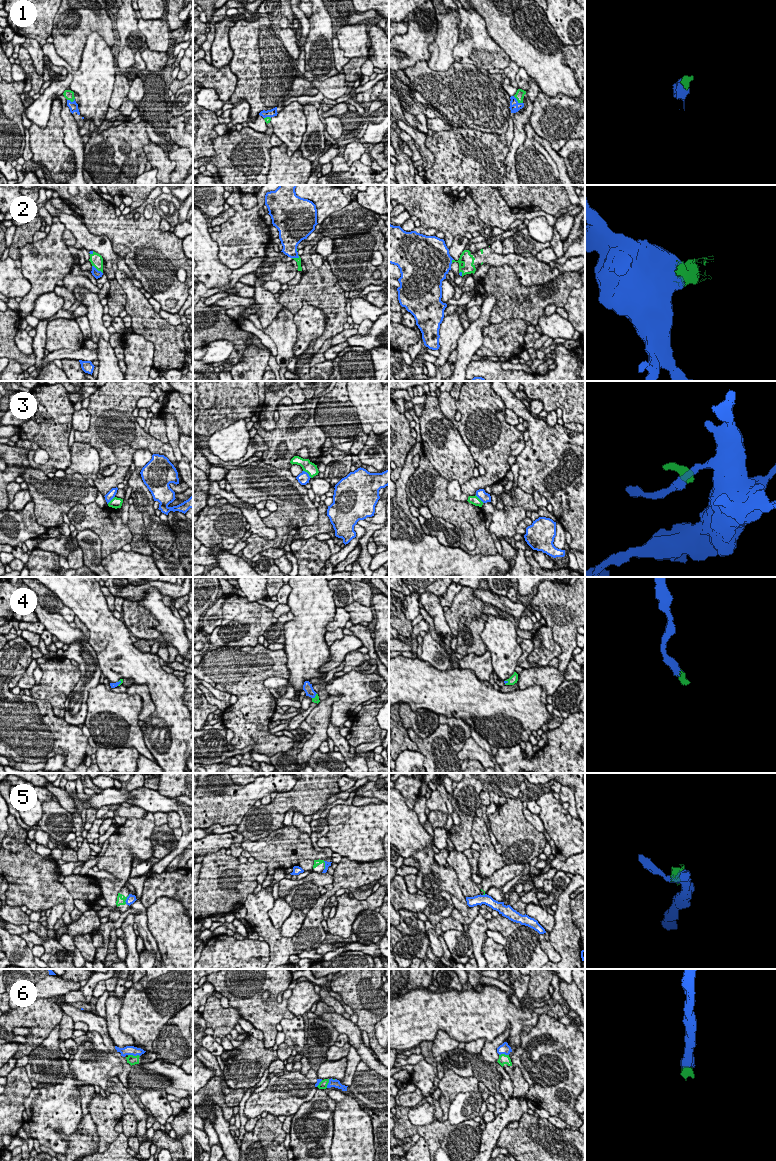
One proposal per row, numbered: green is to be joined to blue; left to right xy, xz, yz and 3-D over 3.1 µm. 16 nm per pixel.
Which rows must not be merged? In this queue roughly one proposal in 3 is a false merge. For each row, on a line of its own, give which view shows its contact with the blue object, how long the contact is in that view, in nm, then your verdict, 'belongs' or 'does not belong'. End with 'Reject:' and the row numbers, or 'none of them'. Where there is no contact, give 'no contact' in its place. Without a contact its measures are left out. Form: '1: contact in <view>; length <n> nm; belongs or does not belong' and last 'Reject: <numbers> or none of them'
1: contact in yz; length 200 nm; belongs
2: contact in xy; length 220 nm; belongs
3: contact in xz; length 190 nm; does not belong
4: contact in xy; length 110 nm; belongs
5: contact in xy; length 160 nm; does not belong
6: contact in xy; length 190 nm; does not belong
Reject: 3, 5, 6

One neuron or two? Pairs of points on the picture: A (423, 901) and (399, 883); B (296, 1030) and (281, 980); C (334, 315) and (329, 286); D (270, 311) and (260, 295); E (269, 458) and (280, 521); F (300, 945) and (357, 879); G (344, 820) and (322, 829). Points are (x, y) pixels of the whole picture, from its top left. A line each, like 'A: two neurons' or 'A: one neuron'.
A: one neuron
B: two neurons
C: one neuron
D: one neuron
E: two neurons
F: one neuron
G: two neurons

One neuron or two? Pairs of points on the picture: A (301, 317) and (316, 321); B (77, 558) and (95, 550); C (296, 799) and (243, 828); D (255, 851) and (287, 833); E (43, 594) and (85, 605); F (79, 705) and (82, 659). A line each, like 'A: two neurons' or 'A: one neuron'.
A: one neuron
B: two neurons
C: one neuron
D: one neuron
E: two neurons
F: one neuron

